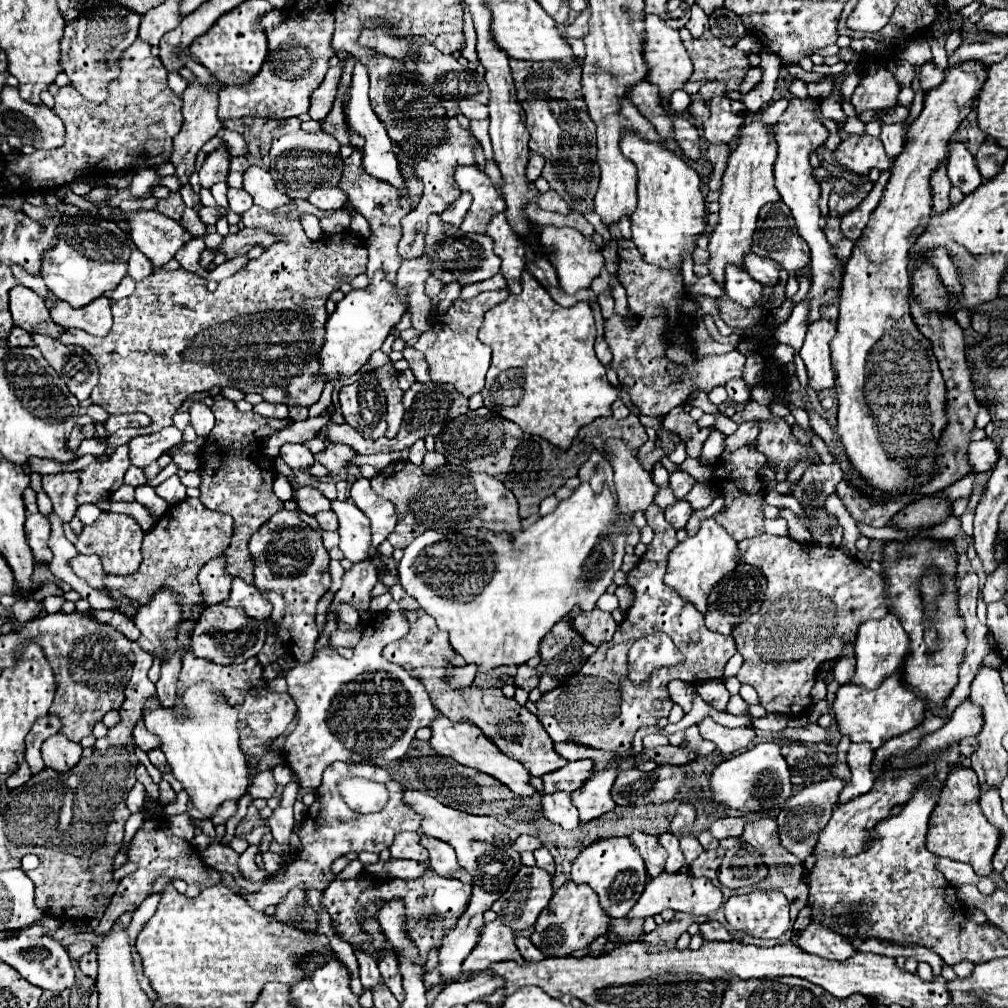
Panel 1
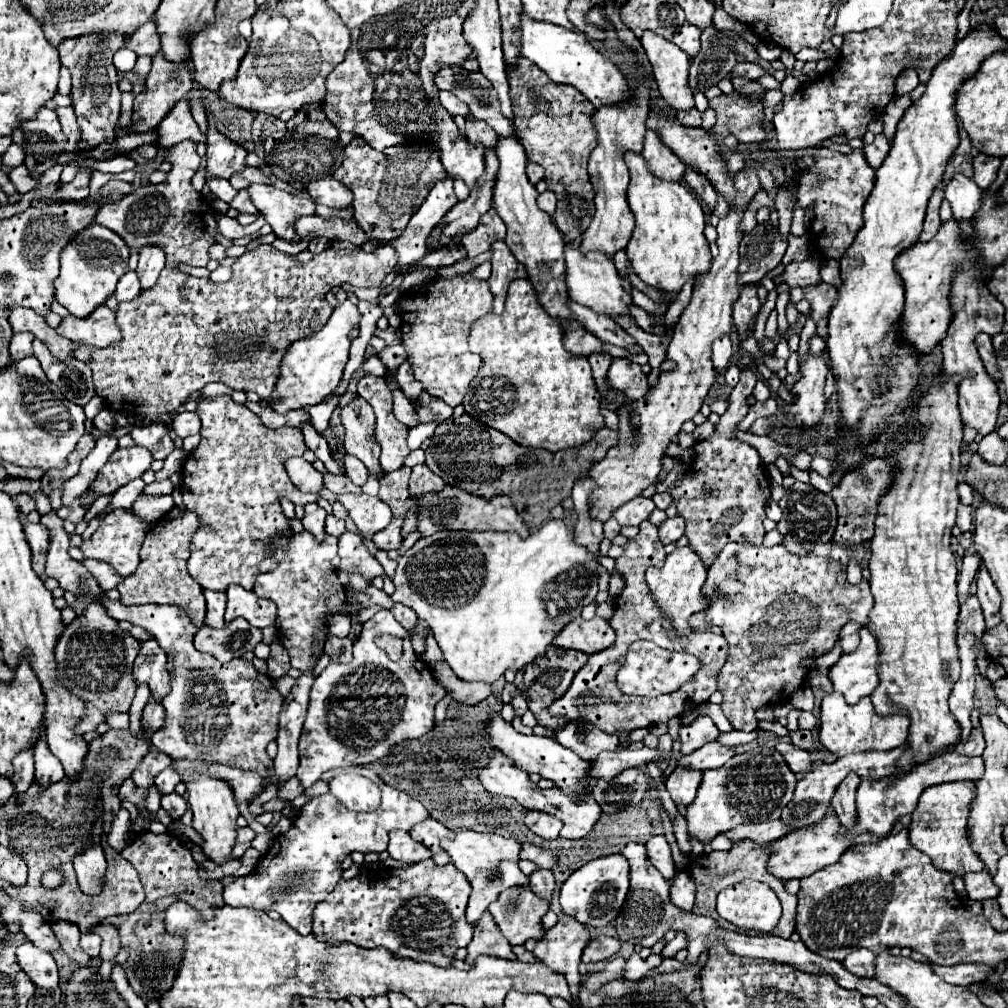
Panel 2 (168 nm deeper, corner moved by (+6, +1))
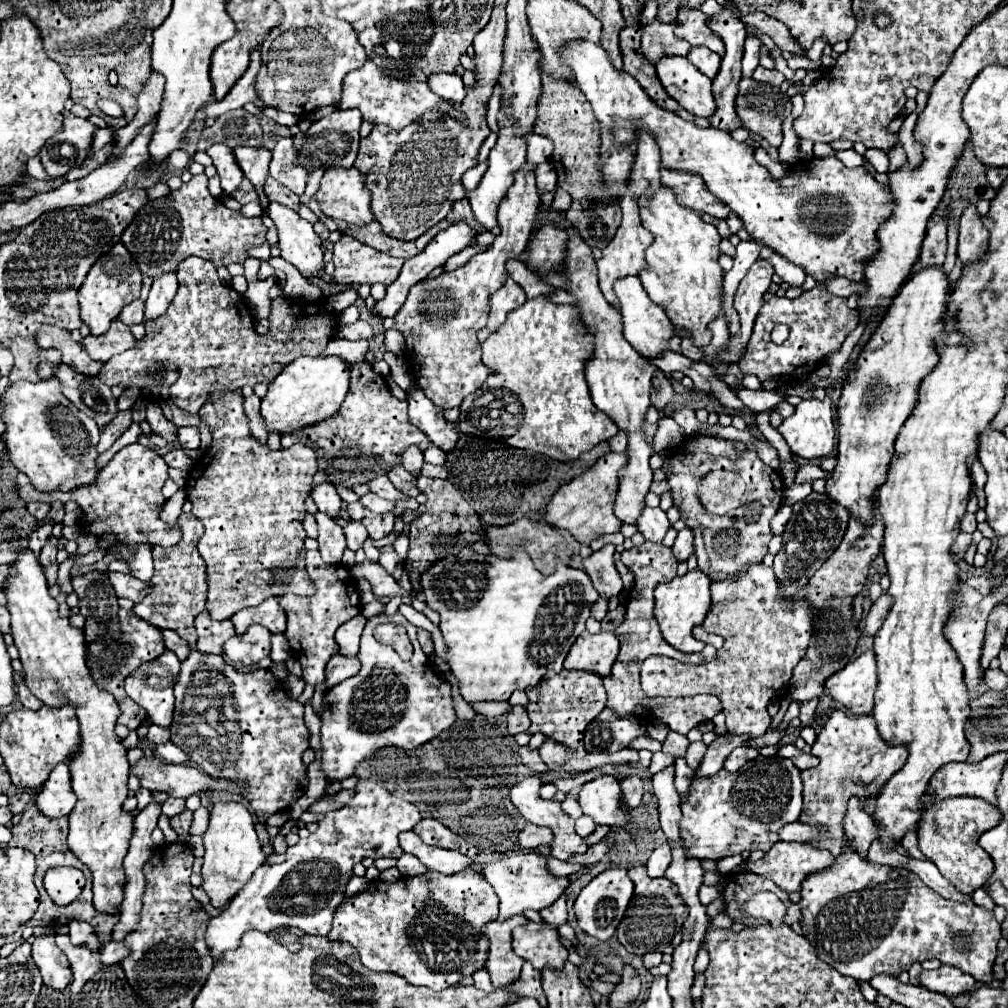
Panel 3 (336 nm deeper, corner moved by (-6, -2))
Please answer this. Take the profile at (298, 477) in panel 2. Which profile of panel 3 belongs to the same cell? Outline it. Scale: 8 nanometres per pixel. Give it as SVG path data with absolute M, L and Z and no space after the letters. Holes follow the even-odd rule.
M321 482L321 484L313 486L311 498L313 498L313 502L317 504L317 508L319 508L321 512L329 514L331 518L339 516L341 498L339 498L339 494L335 492L335 486L333 486L331 482Z

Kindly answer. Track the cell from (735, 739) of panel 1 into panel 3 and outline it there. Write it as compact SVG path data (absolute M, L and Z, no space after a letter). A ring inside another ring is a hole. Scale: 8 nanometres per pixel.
M693 742L693 744L689 744L685 758L687 758L687 764L689 764L693 770L699 766L699 762L701 762L705 750L707 750L705 742Z

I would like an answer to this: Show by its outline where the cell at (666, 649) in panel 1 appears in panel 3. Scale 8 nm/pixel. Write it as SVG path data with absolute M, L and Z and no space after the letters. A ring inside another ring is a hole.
M765 564L749 566L743 574L735 574L733 578L713 582L711 584L711 608L707 612L703 628L711 634L721 634L725 638L725 646L719 650L717 658L701 664L701 666L675 666L675 660L667 660L665 656L651 656L643 662L641 668L641 688L647 696L695 696L697 692L715 694L727 716L727 730L735 736L759 738L767 732L771 716L767 712L767 704L773 698L783 698L789 694L793 668L799 664L803 654L807 652L809 640L813 638L813 626L817 612L811 602L807 602L807 586L799 588L797 594L787 600L779 598L779 582L773 576L773 568Z

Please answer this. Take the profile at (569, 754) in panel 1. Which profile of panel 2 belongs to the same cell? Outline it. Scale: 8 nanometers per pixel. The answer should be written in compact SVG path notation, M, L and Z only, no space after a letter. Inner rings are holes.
M575 723L567 725L563 731L557 731L555 739L583 759L591 759L601 751L615 751L619 747L619 735L603 733L597 727L581 729Z

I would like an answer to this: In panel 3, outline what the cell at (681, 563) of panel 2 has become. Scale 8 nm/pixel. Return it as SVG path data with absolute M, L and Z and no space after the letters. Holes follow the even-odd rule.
M689 570L683 576L675 576L671 582L659 584L655 588L655 618L659 622L659 628L663 632L663 638L677 650L681 652L701 652L703 650L703 642L695 640L691 630L697 624L703 624L703 618L709 610L709 586L711 580L707 574L703 574L701 570Z

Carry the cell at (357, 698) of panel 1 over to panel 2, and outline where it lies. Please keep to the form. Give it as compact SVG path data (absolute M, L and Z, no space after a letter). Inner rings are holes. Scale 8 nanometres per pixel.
M379 611L369 619L353 645L353 661L327 667L313 683L309 713L299 739L301 765L297 777L309 789L329 769L367 765L377 761L389 747L407 739L419 739L435 727L435 705L446 695L435 681L429 665L415 655L407 631L395 621L391 611ZM373 635L399 635L405 641L401 661L391 661L373 641Z

